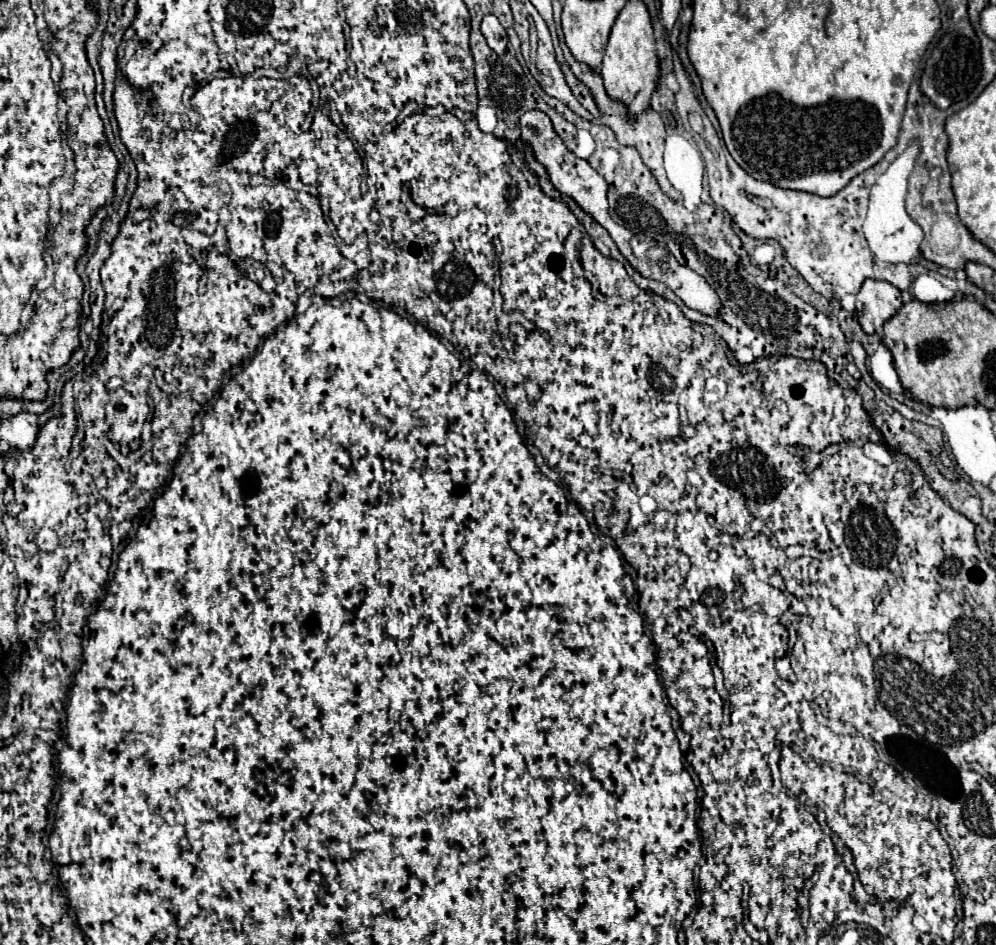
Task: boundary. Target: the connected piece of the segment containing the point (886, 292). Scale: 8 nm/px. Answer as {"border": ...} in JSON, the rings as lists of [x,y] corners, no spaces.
{"border":[[[868,278],[856,294],[856,312],[866,334],[880,332],[882,324],[892,318],[900,306],[900,290],[886,280]]]}

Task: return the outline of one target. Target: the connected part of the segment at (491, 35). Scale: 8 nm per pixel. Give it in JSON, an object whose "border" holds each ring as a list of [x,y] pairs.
{"border":[[[488,14],[484,20],[482,20],[482,34],[486,36],[488,40],[488,46],[498,54],[502,56],[508,48],[508,36],[506,36],[506,30],[502,28],[502,24],[498,22],[498,18],[494,14]]]}

